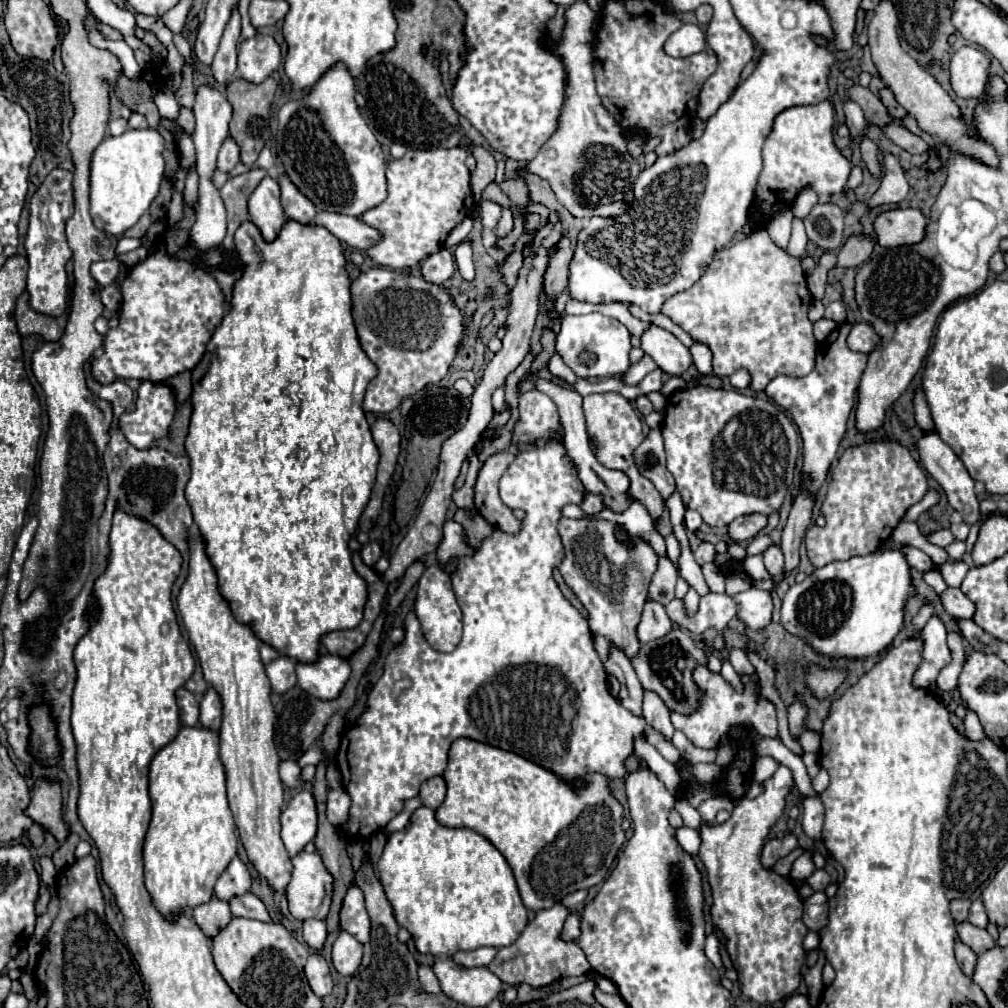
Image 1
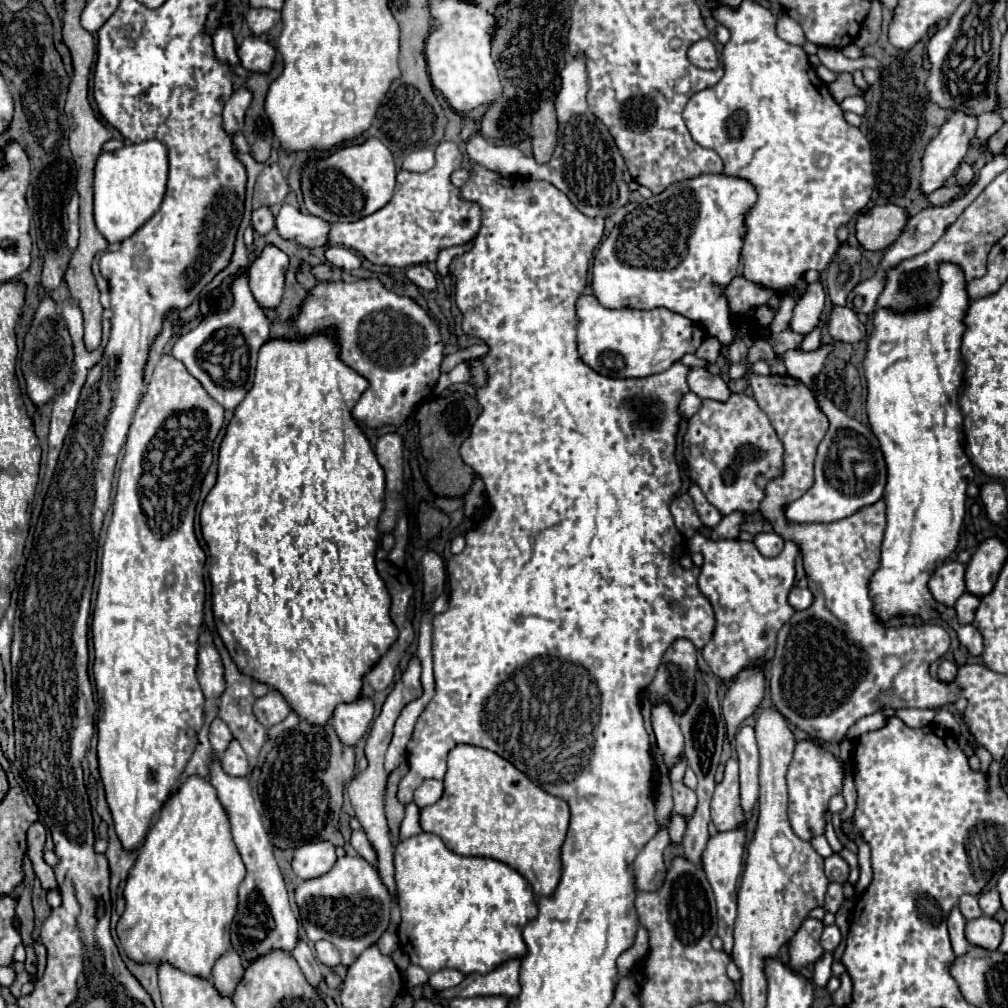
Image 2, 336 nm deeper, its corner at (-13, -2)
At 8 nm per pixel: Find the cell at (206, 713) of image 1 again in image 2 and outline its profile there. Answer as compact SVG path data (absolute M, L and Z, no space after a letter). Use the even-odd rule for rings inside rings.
M232 738L230 746L222 754L222 768L230 776L246 776L250 772L248 758L246 758L246 754L244 754L244 750L236 738Z

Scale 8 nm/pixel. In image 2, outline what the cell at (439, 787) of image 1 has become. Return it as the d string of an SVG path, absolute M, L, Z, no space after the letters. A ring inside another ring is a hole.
M424 780L422 786L414 792L414 802L420 808L436 804L442 798L442 792L444 792L444 784L440 780Z

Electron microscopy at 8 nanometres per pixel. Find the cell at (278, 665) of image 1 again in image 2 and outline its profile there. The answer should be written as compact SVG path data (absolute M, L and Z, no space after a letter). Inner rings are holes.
M272 688L266 696L256 700L254 714L262 726L270 728L270 726L282 722L290 714L290 704L286 702L286 698L278 690Z

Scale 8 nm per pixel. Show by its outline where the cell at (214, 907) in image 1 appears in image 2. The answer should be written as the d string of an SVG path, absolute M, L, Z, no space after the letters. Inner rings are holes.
M230 948L226 954L222 954L214 968L212 968L212 982L224 996L232 996L232 990L236 988L236 982L240 982L244 974L244 962L240 954Z

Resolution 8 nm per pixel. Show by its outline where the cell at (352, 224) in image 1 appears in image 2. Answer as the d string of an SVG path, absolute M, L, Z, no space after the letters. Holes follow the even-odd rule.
M284 204L276 216L276 230L282 238L298 242L306 248L328 244L330 224L314 214L304 214L298 208Z

